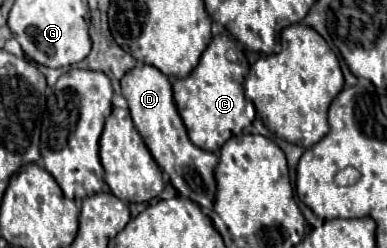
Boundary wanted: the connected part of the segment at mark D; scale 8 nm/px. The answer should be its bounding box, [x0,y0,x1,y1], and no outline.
[121,65,219,209]

